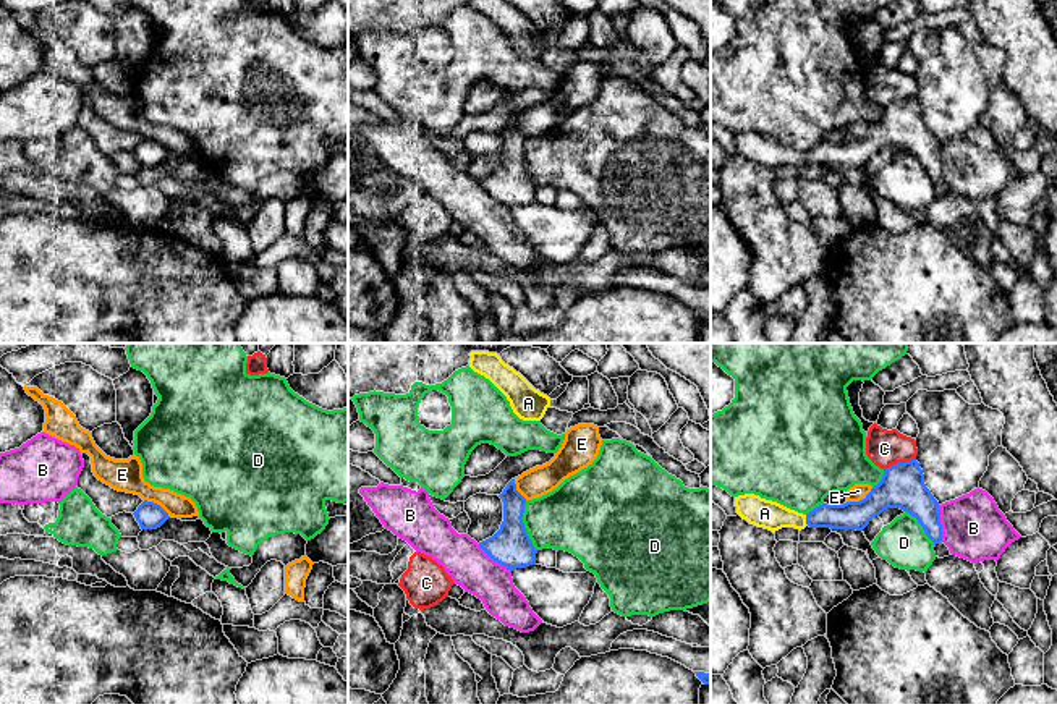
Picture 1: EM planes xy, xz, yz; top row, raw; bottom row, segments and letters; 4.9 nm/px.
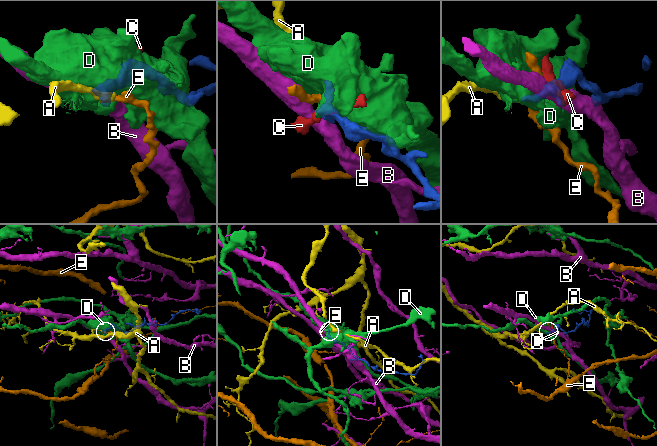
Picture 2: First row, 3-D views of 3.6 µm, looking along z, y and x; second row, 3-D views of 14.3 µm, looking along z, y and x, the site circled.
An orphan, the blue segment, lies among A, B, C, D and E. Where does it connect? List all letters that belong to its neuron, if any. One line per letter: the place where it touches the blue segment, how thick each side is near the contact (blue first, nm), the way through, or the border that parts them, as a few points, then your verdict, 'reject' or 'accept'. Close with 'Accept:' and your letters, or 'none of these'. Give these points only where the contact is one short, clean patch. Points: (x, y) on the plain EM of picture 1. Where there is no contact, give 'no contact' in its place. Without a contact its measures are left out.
A: contact yz (806, 157); calibres 140 and 140 nm; way yz (853, 152), (806, 157), (764, 151); accept
B: contact yz (939, 161); calibres 220 and 320 nm; border yz (938, 143), (942, 178); reject
C: contact yz (899, 101); calibres 220 and 180 nm; border yz (915, 96), (897, 99), (884, 109); reject
D: contact xz (523, 164); calibres 200 and 320 nm; reject
E: contact yz (860, 138); calibres 220 and 80 nm; border yz (873, 125), (861, 136), (847, 139); reject
Accept: A

